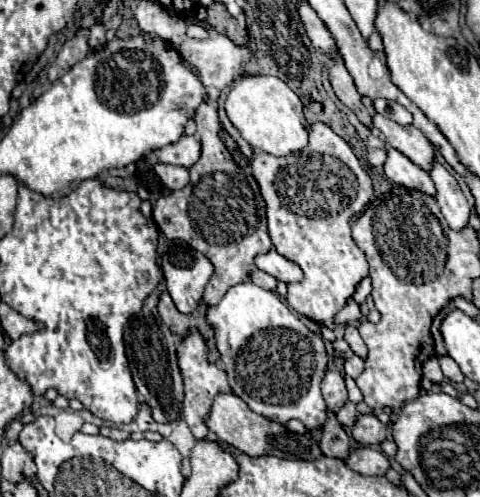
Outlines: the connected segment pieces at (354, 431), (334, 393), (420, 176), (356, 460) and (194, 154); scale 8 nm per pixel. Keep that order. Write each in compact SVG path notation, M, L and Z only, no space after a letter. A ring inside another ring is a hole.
M359 415L351 427L351 435L361 445L379 445L387 437L387 425L383 425L375 415Z
M331 367L325 373L323 383L321 383L321 393L323 393L323 399L327 401L327 407L331 411L337 411L343 405L343 401L347 399L345 381L343 381L343 377L339 375L339 371L335 367Z
M385 145L385 151L387 151L387 159L385 159L383 169L385 169L385 177L391 183L435 195L433 181L431 181L431 177L429 177L429 173L425 169L421 169L411 159L407 159L401 151L397 151L397 149L389 147L389 145Z
M359 447L349 453L345 459L347 467L361 473L361 475L385 475L389 469L389 461L381 451L375 451L371 447Z
M181 135L179 141L165 145L161 149L153 151L159 163L169 163L169 165L181 165L181 167L191 167L197 163L199 153L201 153L201 143L193 135Z

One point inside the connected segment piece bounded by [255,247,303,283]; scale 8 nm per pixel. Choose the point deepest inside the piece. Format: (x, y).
(273, 263)

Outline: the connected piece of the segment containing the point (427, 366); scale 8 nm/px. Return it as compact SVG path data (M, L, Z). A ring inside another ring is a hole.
M431 357L431 359L427 359L427 361L423 363L423 377L431 379L433 383L438 385L442 383L444 375L441 367L439 367L439 363L437 363L437 357Z

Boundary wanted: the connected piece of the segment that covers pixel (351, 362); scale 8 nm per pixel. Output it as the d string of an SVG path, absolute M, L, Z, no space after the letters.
M353 355L351 359L347 359L345 361L345 367L343 367L343 371L349 375L349 377L353 377L353 379L357 379L359 375L361 375L361 371L363 371L363 359L359 359L357 355Z

